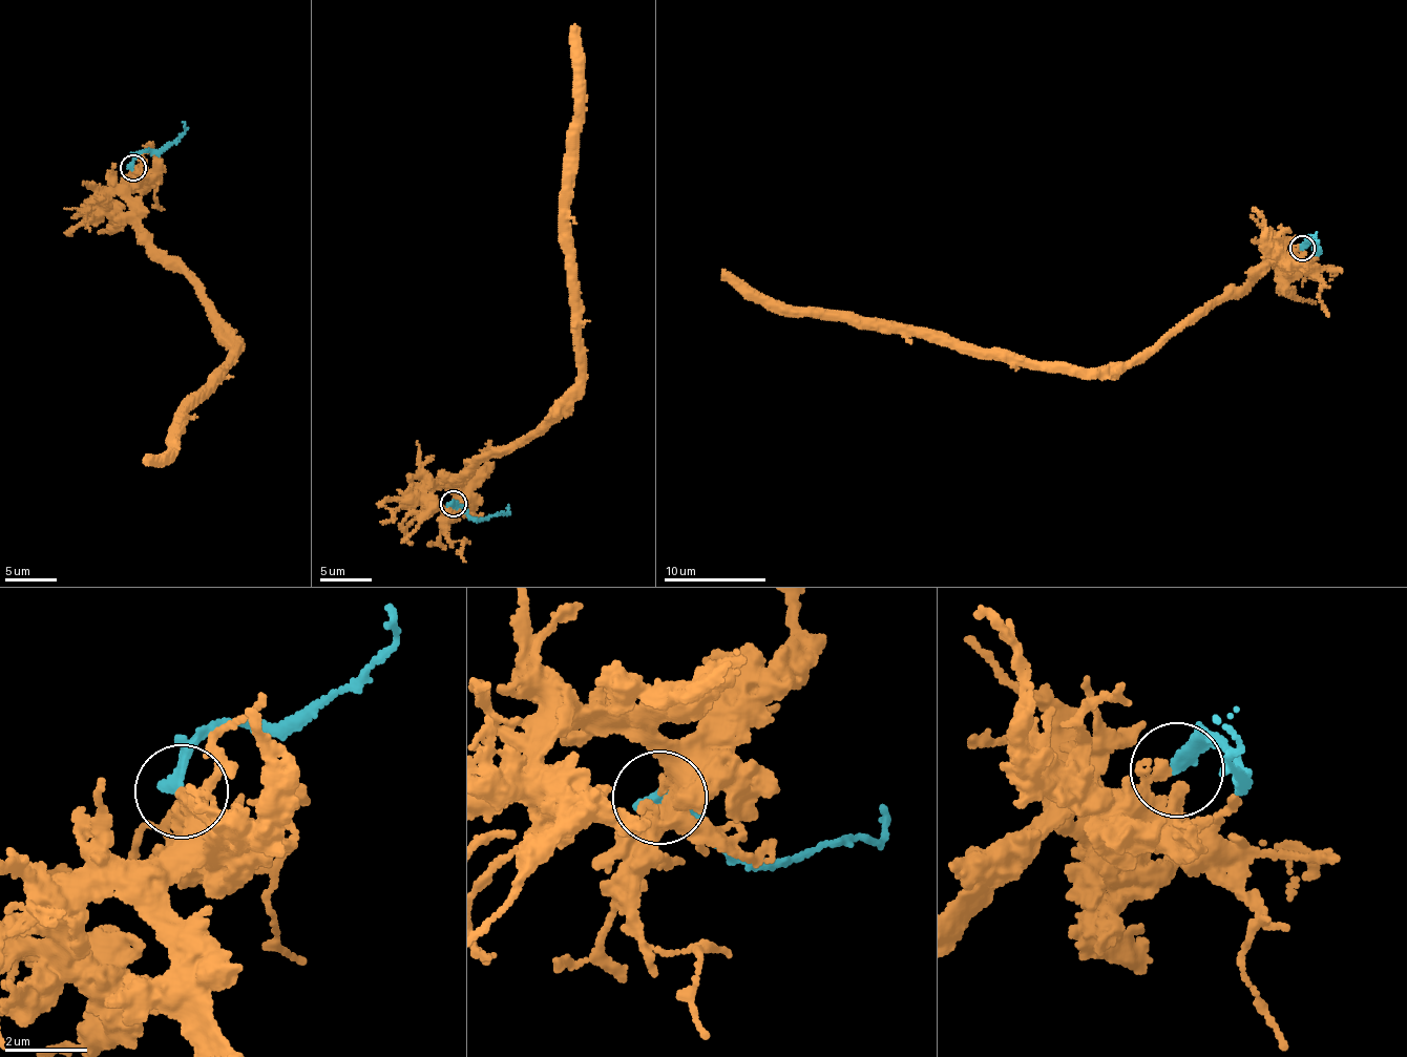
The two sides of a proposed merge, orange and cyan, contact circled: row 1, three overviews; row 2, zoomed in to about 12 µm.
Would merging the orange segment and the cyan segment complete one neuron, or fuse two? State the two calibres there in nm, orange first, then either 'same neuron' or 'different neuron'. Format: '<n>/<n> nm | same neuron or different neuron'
200/280 nm | same neuron

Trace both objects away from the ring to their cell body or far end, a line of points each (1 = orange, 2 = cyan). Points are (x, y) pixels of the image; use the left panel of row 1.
1: (132, 168), (129, 204), (144, 230), (187, 271), (232, 346), (219, 380), (187, 405), (165, 461), (146, 456)
2: (132, 167), (142, 151), (162, 150), (185, 131), (183, 122)

